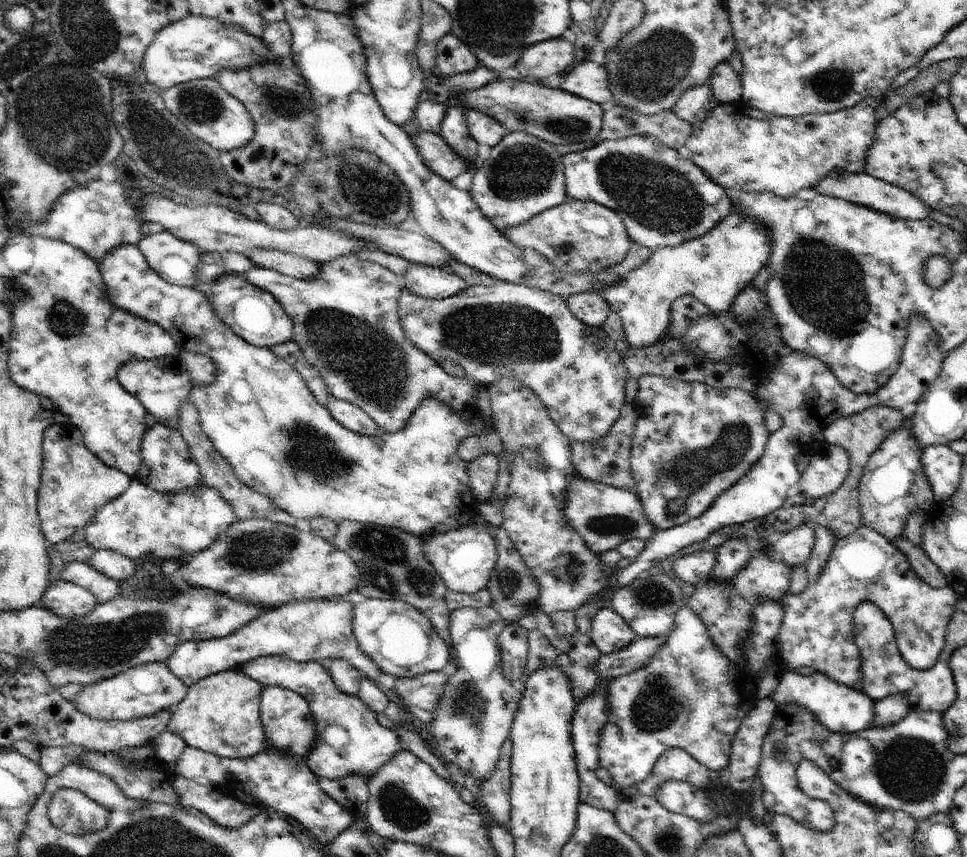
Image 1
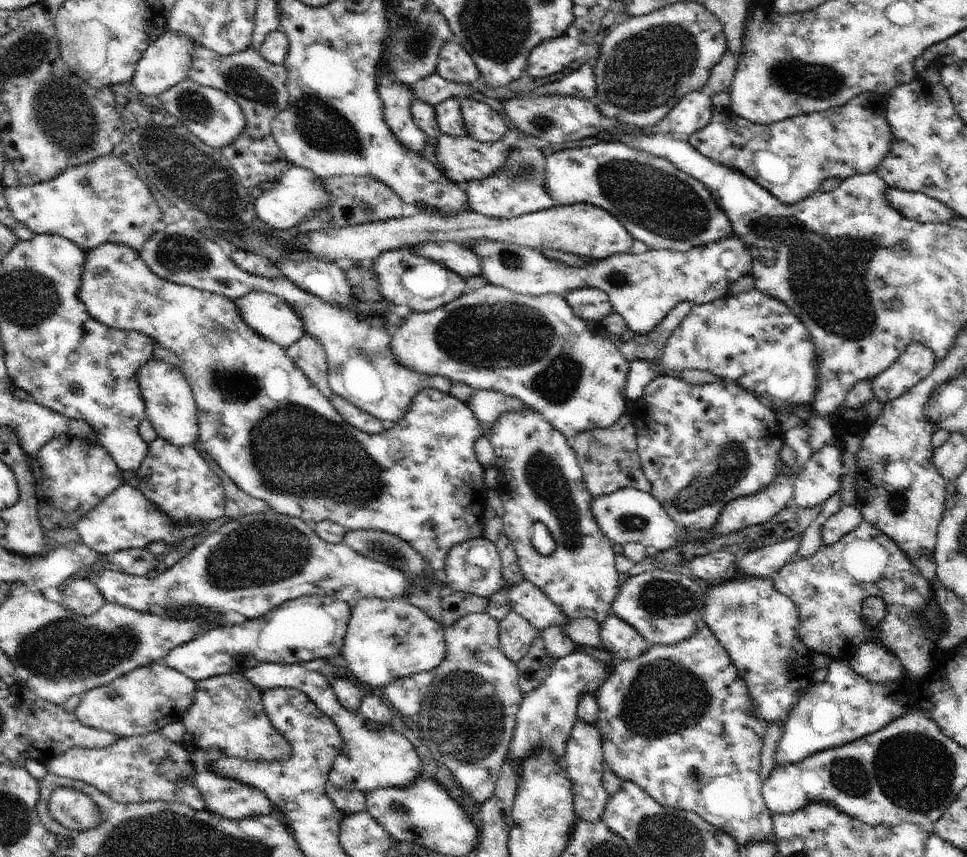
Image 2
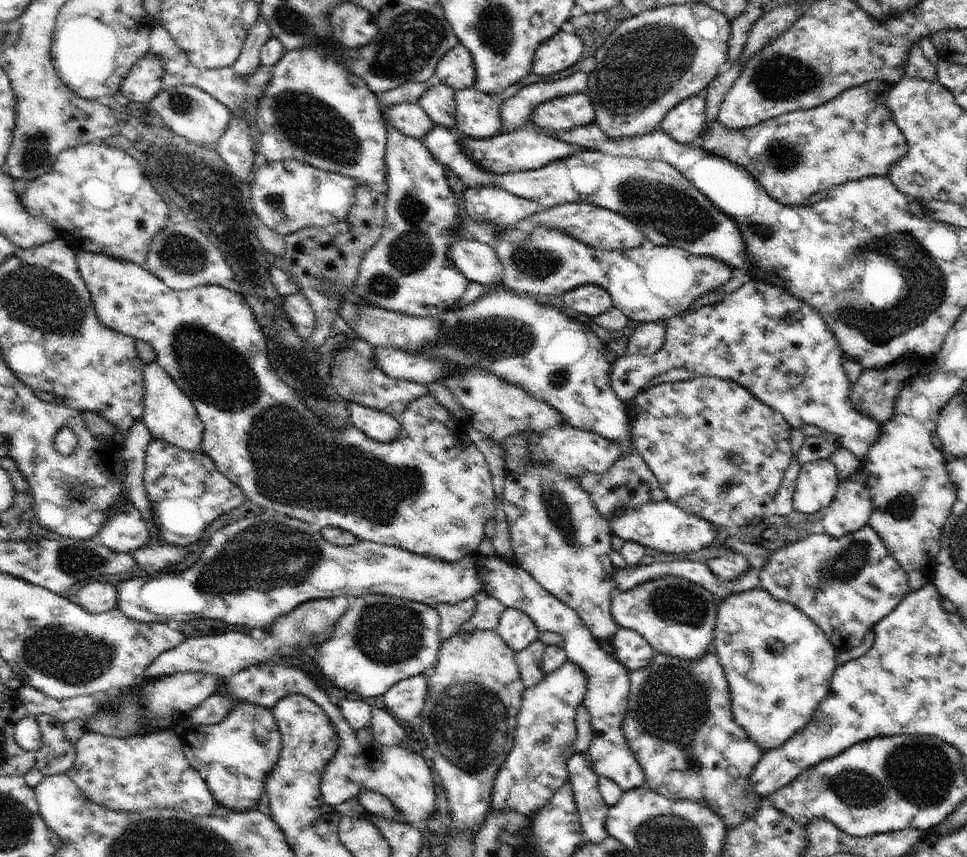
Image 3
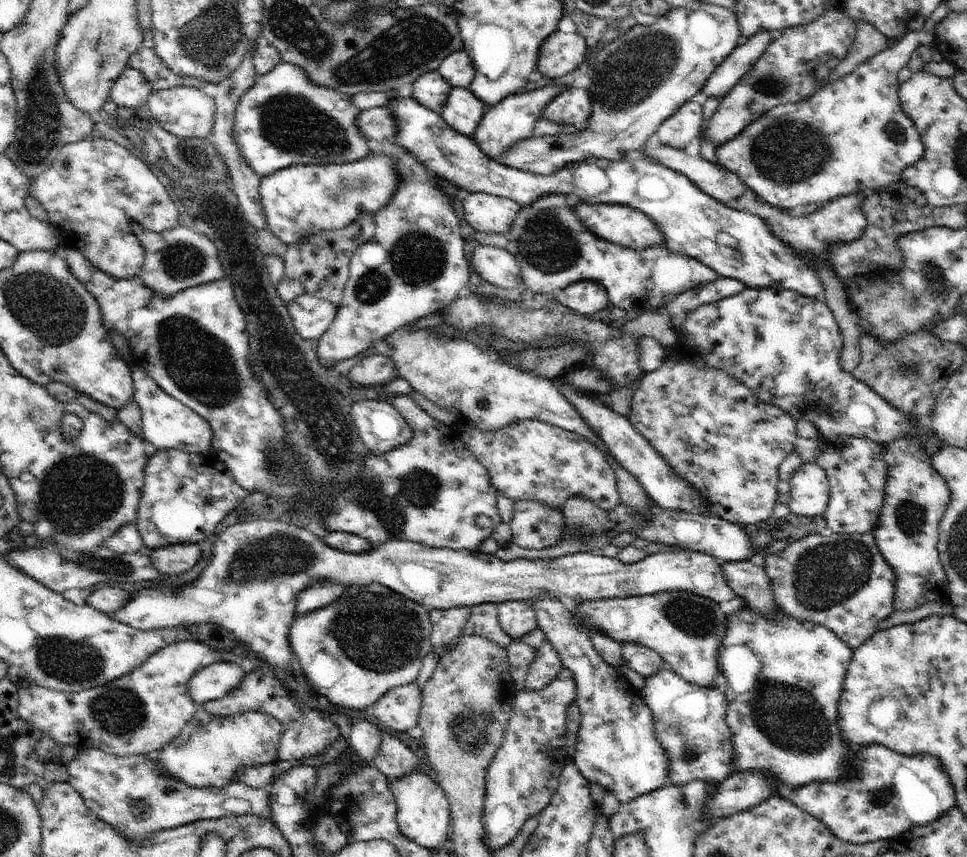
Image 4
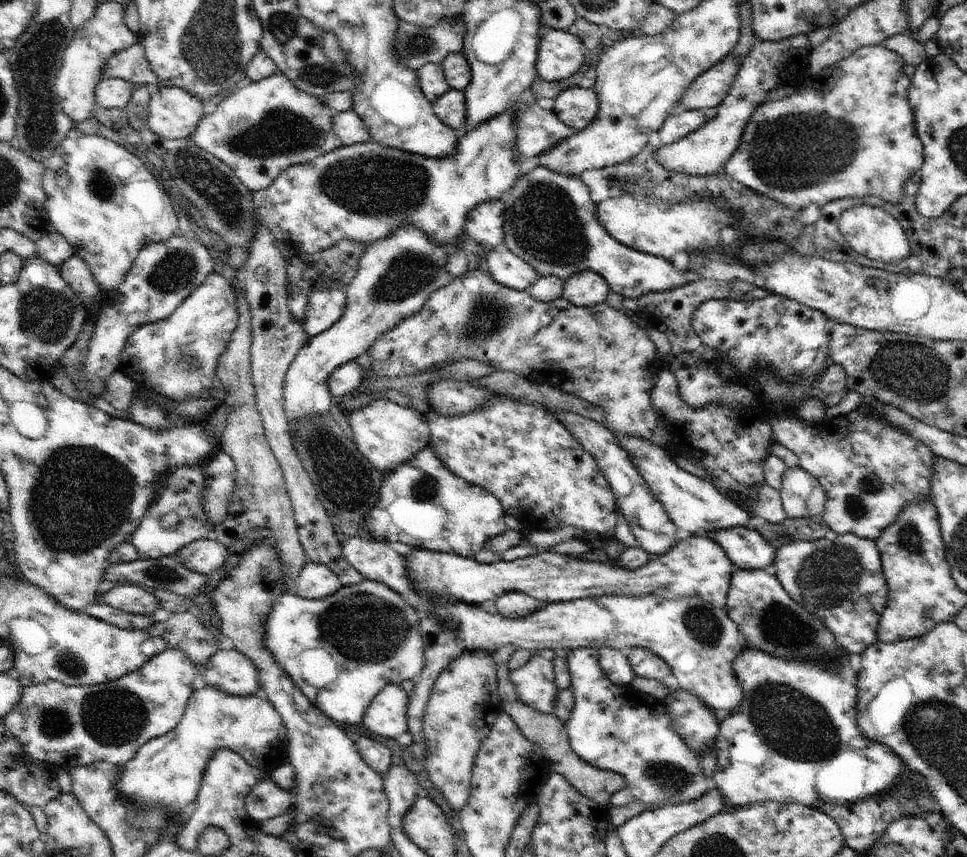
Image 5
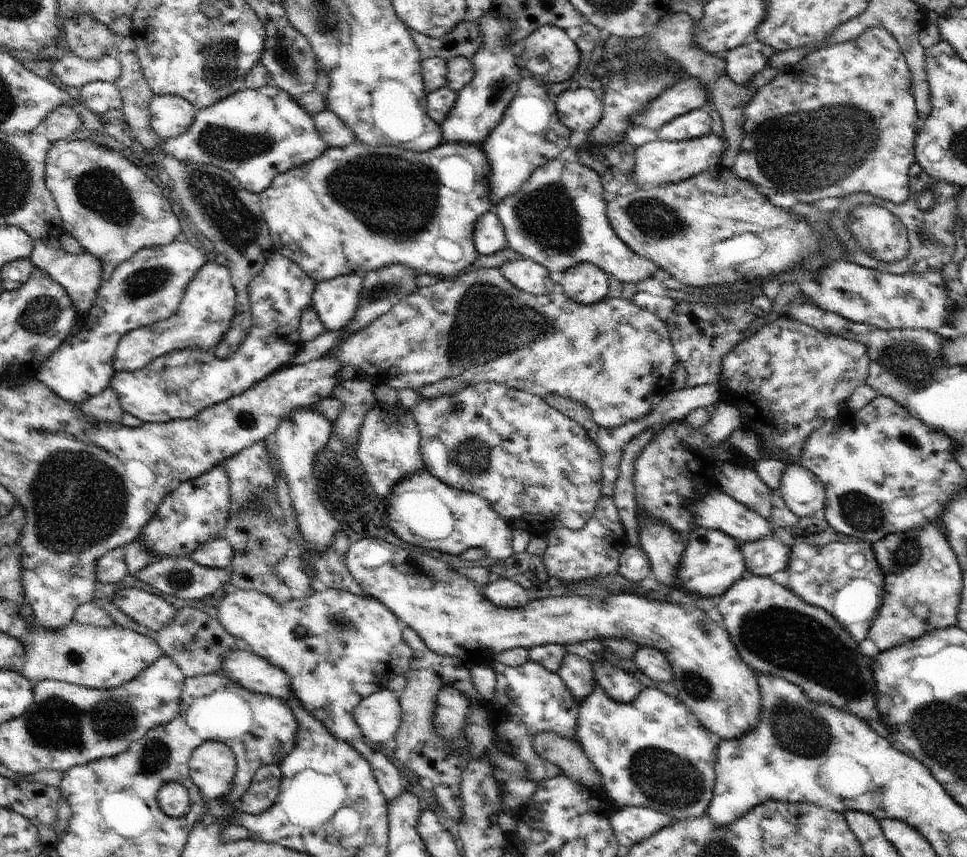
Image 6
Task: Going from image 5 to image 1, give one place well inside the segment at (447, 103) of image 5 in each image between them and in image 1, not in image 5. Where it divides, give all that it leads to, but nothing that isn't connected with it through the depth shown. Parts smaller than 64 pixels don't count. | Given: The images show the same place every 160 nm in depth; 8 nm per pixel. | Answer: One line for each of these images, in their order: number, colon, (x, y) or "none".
1: (484, 129)
2: (483, 124)
3: (477, 115)
4: (463, 111)

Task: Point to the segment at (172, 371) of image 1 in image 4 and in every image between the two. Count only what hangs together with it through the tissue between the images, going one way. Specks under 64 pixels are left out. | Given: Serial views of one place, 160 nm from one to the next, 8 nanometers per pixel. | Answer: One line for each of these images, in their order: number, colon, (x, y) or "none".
2: (169, 403)
3: (167, 412)
4: (166, 423)

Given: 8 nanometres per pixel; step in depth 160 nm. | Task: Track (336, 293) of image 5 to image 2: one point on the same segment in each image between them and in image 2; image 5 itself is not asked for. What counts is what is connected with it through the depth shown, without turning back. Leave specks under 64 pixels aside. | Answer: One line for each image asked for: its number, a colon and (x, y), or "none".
2: (269, 315)
3: (296, 306)
4: (311, 316)

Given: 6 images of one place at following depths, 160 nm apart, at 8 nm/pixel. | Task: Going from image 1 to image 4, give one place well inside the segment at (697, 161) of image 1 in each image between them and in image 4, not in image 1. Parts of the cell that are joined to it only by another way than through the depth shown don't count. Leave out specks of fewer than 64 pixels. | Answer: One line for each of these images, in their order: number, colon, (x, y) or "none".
2: (790, 159)
3: (793, 156)
4: (852, 135)

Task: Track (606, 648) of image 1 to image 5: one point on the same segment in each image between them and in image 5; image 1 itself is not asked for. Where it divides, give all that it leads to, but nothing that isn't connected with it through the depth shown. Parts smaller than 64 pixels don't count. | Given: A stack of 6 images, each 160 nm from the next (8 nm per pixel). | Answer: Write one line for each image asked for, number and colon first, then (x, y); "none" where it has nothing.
2: (618, 638)
3: (633, 651)
4: (642, 659)
5: (645, 663)

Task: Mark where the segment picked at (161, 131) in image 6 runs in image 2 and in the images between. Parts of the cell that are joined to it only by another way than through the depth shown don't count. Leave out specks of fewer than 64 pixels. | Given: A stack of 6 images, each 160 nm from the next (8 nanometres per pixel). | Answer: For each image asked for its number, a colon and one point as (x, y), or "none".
2: (214, 117)
3: (191, 113)
4: (188, 112)
5: (173, 113)

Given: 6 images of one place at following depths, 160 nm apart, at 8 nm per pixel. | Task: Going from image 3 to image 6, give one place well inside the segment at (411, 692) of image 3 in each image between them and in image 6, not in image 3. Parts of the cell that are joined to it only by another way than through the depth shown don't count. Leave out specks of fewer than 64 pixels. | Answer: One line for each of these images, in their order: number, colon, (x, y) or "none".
4: (399, 709)
5: (386, 716)
6: (378, 716)

